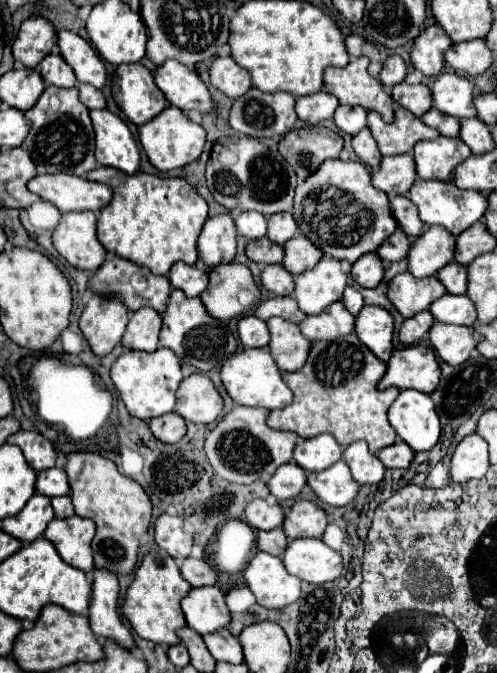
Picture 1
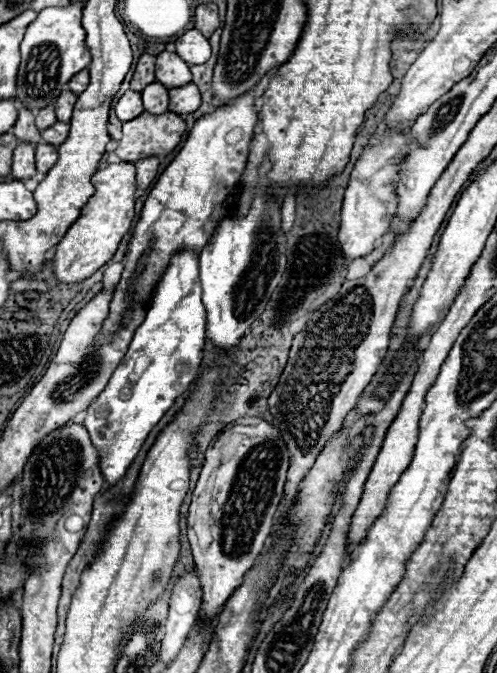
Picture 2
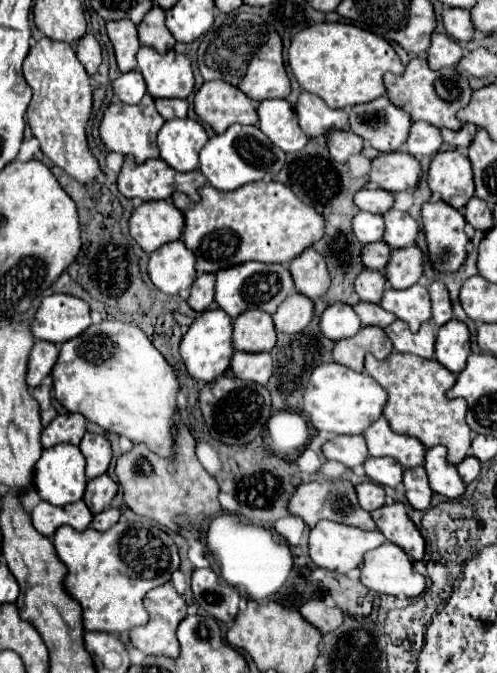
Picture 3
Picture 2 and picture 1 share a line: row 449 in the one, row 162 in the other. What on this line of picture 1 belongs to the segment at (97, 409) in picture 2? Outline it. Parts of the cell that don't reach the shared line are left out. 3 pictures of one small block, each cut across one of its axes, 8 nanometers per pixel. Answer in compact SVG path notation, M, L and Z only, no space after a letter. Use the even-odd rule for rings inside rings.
M110 110L90 112L96 132L98 166L114 166L126 174L140 170L140 150L126 122Z

